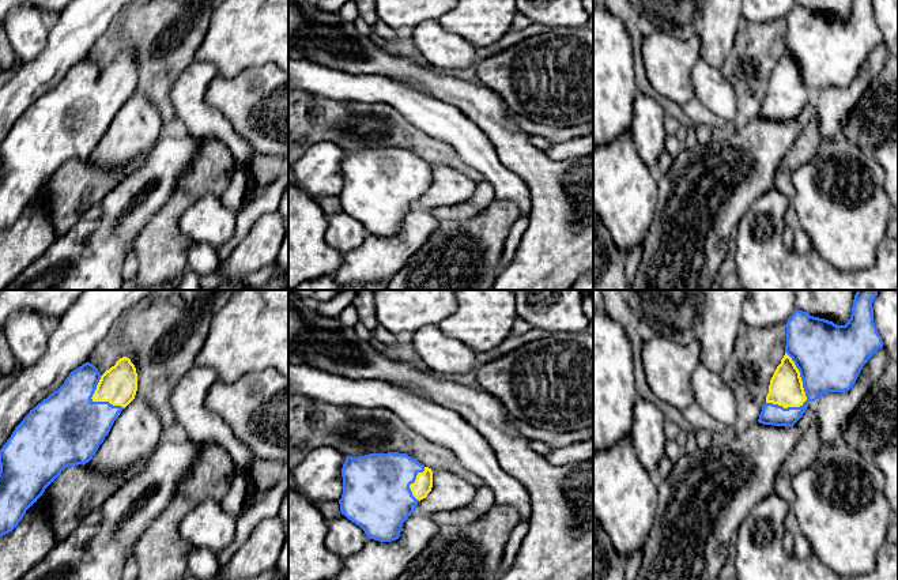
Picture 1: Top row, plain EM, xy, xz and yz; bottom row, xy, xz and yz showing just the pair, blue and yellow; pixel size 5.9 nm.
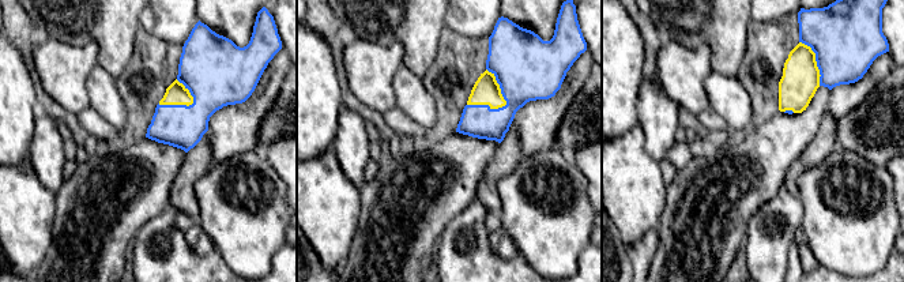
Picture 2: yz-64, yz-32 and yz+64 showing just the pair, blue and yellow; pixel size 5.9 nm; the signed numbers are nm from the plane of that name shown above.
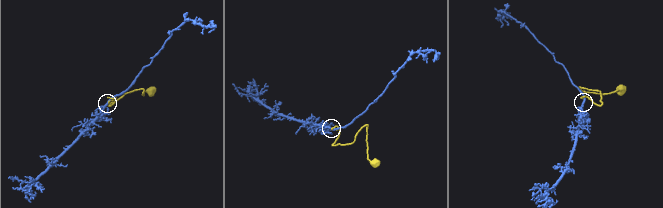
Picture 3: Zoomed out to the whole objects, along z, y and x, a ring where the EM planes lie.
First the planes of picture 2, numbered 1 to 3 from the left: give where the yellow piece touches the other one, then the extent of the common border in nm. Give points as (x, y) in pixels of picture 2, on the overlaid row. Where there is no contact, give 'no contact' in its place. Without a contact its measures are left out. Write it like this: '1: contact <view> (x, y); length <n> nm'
1: contact yz-64 (177, 105); length 220 nm
2: contact yz-32 (501, 90); length 260 nm
3: contact yz+64 (816, 60); length 300 nm

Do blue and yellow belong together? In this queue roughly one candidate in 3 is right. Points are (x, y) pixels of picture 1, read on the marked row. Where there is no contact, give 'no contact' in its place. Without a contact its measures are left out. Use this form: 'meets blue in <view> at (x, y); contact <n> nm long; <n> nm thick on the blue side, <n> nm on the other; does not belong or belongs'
meets blue in yz at (802, 380); contact 340 nm long; 400 nm thick on the blue side, 200 nm on the other; belongs

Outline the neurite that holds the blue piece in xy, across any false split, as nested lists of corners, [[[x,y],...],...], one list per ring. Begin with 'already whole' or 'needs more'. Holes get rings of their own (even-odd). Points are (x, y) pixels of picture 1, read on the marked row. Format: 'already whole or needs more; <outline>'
needs more; [[[120,358],[103,374],[86,362],[64,384],[38,403],[0,449],[0,536],[11,532],[26,511],[68,466],[88,463],[121,411],[135,399],[137,373],[129,358]]]

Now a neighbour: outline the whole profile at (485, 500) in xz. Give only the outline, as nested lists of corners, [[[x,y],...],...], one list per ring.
[[[486,485],[476,489],[473,501],[456,511],[442,511],[430,516],[438,526],[469,526],[495,505],[495,497]]]

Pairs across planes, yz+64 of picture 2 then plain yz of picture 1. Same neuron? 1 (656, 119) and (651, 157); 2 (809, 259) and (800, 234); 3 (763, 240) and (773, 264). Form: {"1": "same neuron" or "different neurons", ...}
{"1": "same neuron", "2": "same neuron", "3": "same neuron"}

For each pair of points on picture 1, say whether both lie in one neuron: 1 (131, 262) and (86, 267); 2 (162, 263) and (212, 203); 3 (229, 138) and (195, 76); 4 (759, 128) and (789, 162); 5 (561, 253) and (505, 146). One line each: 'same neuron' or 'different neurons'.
1: different neurons
2: different neurons
3: same neuron
4: different neurons
5: same neuron

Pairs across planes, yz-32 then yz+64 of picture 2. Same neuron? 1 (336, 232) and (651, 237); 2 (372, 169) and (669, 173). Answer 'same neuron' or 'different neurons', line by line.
1: different neurons
2: same neuron

